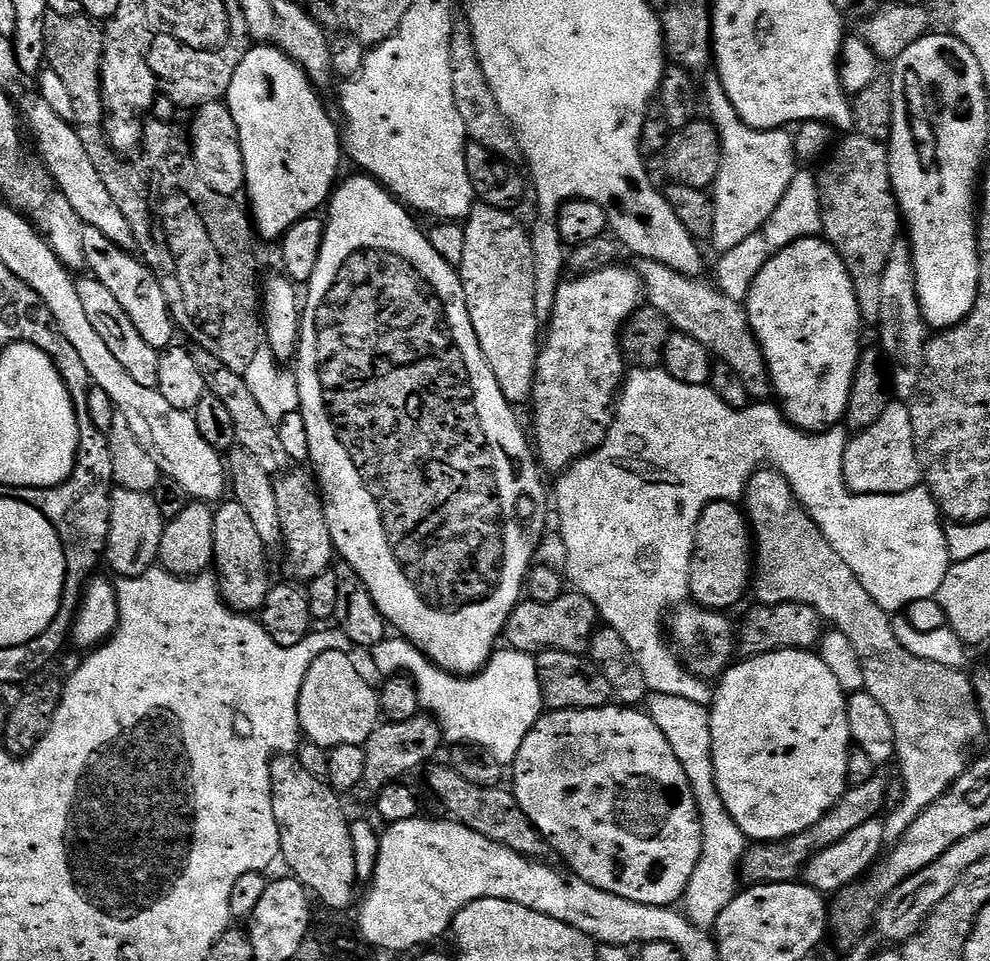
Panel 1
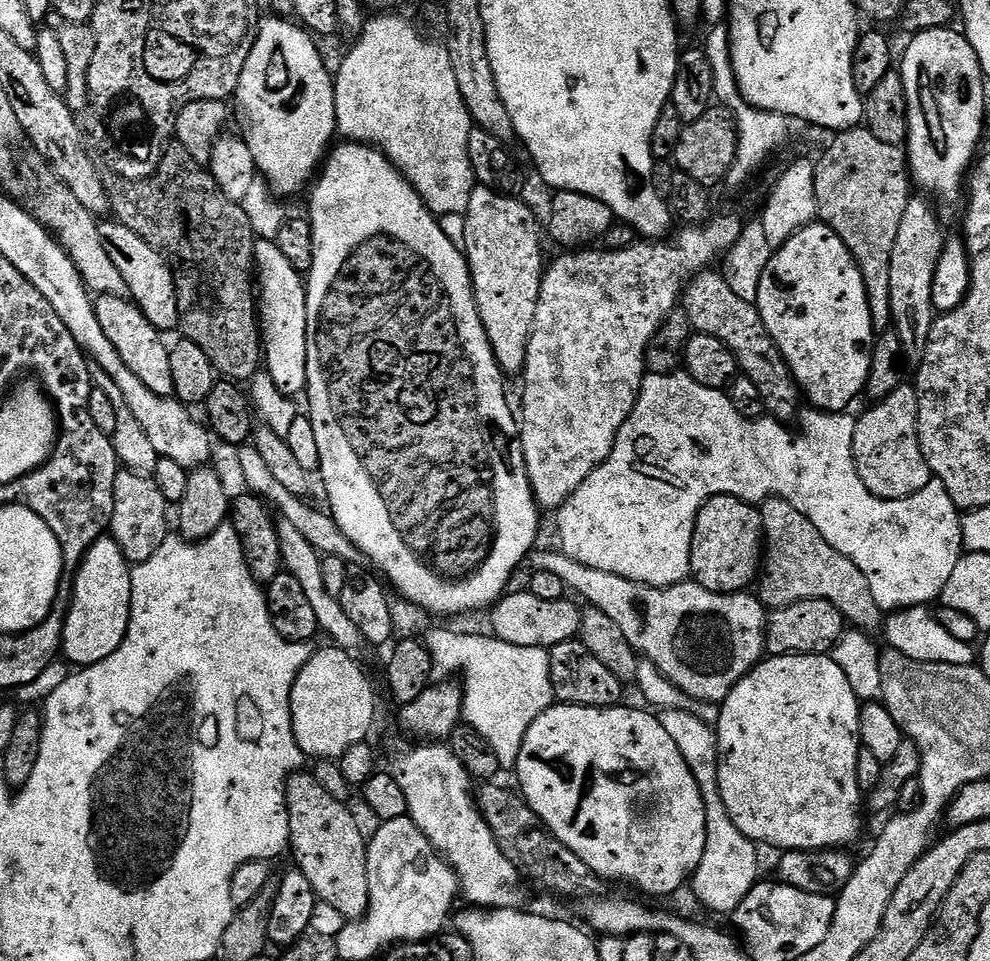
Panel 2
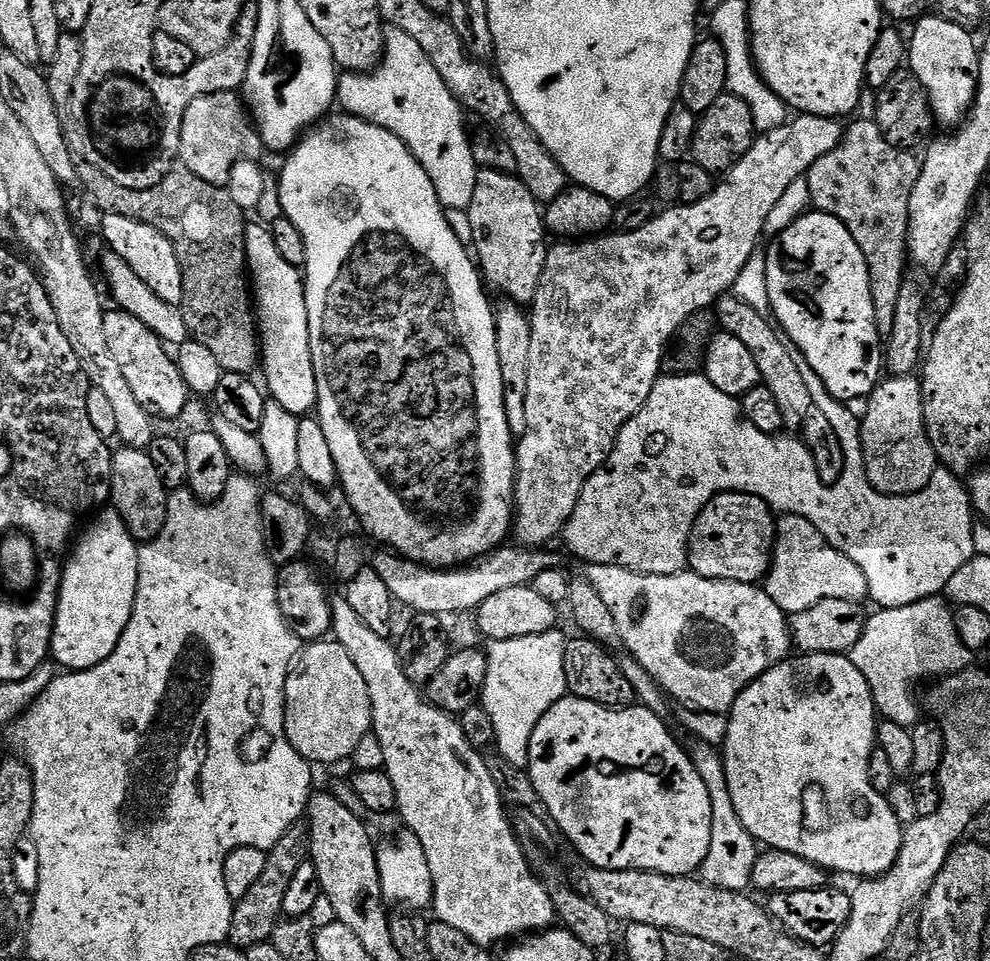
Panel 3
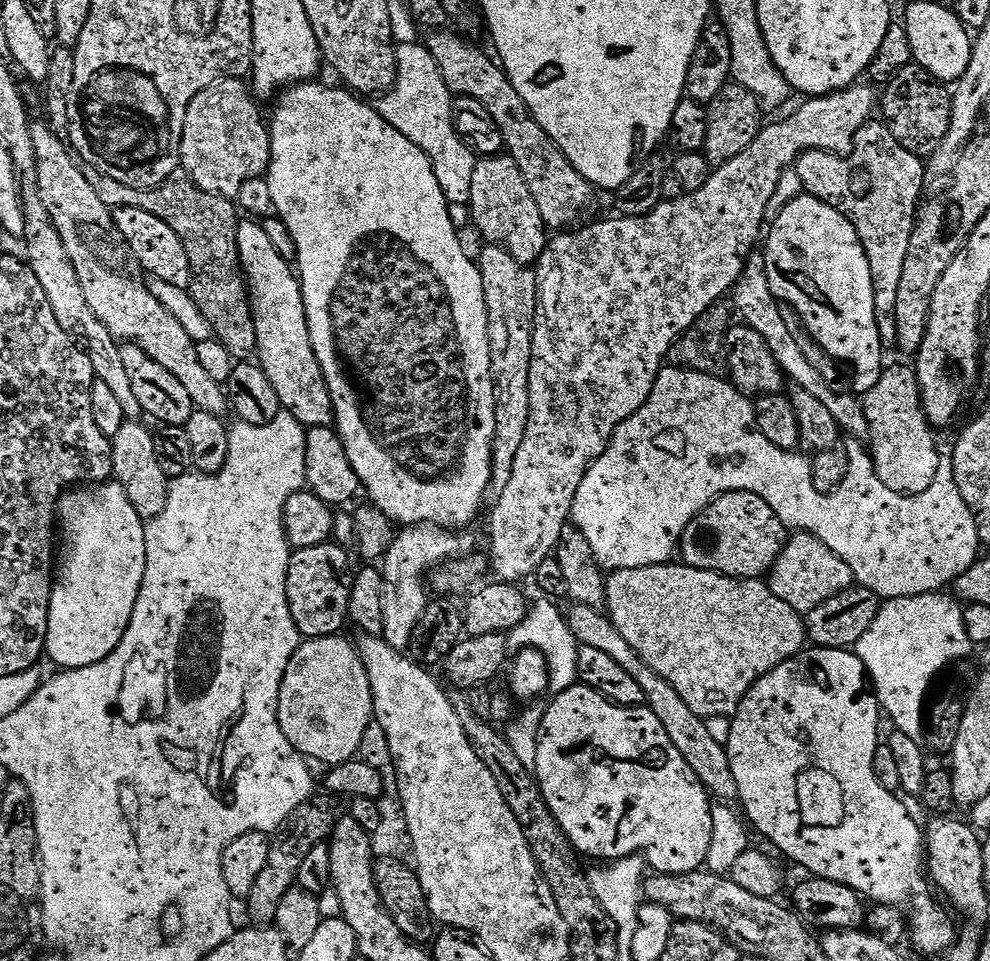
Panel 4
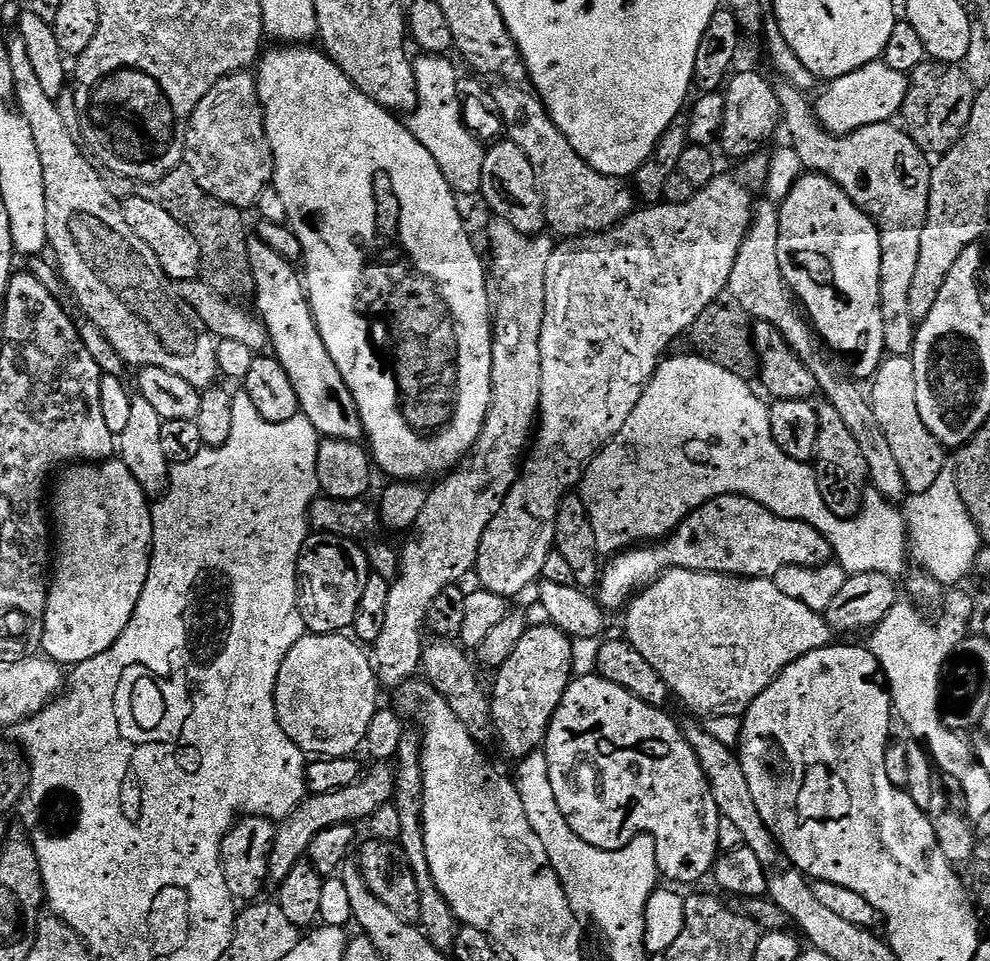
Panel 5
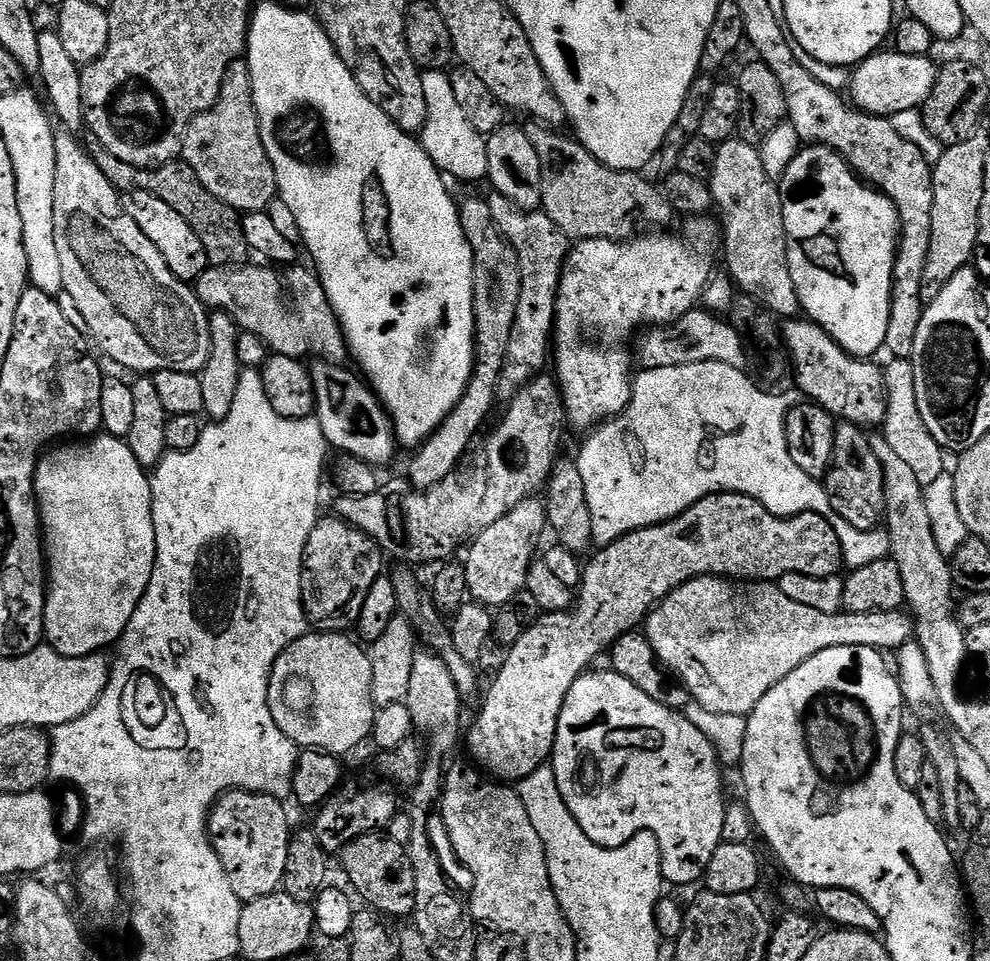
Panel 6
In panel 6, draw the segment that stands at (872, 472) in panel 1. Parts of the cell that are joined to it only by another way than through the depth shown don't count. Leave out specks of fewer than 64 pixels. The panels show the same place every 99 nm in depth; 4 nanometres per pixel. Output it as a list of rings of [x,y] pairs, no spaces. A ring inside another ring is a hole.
[[[893,359],[892,365],[884,368],[884,384],[888,387],[888,409],[882,425],[882,435],[886,442],[899,454],[914,470],[918,482],[925,486],[938,482],[940,476],[945,475],[945,449],[932,437],[930,430],[926,430],[926,422],[922,422],[922,414],[918,414],[918,394],[914,394],[914,370],[911,360]]]

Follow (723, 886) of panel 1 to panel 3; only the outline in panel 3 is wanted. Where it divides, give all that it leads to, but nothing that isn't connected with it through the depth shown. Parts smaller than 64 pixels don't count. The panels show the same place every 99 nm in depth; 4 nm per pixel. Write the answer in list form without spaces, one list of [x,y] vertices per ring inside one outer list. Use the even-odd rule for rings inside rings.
[[[699,742],[693,743],[693,748],[690,748],[690,755],[692,757],[692,764],[698,770],[698,774],[702,778],[702,782],[706,782],[706,790],[710,790],[710,814],[712,815],[712,821],[710,822],[710,850],[706,850],[706,858],[702,862],[700,871],[698,873],[699,879],[710,886],[718,886],[722,890],[730,890],[731,892],[744,892],[752,883],[752,870],[754,868],[754,862],[758,855],[758,841],[752,837],[750,830],[746,830],[746,826],[742,826],[742,818],[738,818],[738,810],[734,810],[734,802],[730,799],[730,790],[726,786],[726,774],[724,773],[724,758],[723,755],[713,745],[702,744]]]

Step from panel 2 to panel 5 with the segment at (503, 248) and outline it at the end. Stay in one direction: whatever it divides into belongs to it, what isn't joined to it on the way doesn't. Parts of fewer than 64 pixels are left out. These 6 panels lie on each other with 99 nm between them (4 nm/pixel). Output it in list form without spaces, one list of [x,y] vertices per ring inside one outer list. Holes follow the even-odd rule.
[[[501,139],[485,151],[479,195],[484,196],[491,215],[497,220],[510,222],[514,230],[527,236],[539,236],[545,231],[544,199],[534,178],[534,166],[530,166],[530,158],[522,154],[514,141]]]

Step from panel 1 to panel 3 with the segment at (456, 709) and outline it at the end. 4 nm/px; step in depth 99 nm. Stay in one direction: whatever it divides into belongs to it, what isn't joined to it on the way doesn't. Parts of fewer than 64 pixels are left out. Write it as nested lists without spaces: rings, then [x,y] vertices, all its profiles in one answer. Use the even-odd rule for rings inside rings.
[[[560,630],[530,634],[526,638],[494,640],[487,645],[488,665],[482,707],[494,722],[496,735],[495,751],[510,766],[527,769],[530,754],[530,738],[538,722],[550,710],[569,695],[566,686],[566,666],[564,665],[564,645],[566,636]]]

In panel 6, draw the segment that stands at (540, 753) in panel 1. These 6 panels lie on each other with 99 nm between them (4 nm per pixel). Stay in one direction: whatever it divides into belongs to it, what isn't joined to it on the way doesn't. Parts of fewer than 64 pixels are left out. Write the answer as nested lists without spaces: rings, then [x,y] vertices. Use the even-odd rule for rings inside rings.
[[[596,671],[585,672],[574,682],[574,686],[570,686],[570,690],[566,694],[566,702],[562,706],[562,714],[558,714],[558,730],[556,731],[550,757],[550,766],[556,775],[558,790],[566,802],[570,814],[574,814],[578,826],[582,826],[582,830],[586,834],[586,838],[590,838],[590,842],[594,842],[603,848],[617,848],[626,842],[630,842],[630,838],[640,832],[652,832],[658,838],[660,865],[665,881],[669,885],[699,885],[703,881],[706,866],[710,866],[710,858],[714,858],[714,850],[722,843],[724,838],[722,826],[724,825],[726,799],[724,800],[724,776],[720,773],[722,765],[719,754],[711,741],[702,734],[702,730],[698,730],[698,726],[694,726],[685,718],[683,711],[667,708],[658,702],[654,702],[654,698],[642,694],[642,690],[638,690],[638,686],[634,686],[634,682],[622,678],[614,671]]]

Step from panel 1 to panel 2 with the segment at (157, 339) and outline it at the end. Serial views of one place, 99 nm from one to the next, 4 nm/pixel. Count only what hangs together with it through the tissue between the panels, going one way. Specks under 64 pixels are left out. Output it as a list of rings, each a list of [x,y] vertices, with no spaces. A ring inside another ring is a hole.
[[[108,218],[100,224],[102,247],[107,257],[114,264],[118,274],[122,274],[122,282],[126,284],[126,293],[133,304],[142,310],[142,314],[162,334],[179,329],[180,311],[176,297],[176,278],[169,261],[154,250],[148,242],[138,238],[134,230],[115,219]]]

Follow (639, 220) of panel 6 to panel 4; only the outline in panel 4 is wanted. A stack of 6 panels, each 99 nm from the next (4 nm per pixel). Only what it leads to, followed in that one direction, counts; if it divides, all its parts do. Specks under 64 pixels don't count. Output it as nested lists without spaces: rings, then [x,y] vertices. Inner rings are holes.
[[[432,30],[427,33],[428,40],[426,39],[426,46],[430,54],[434,54],[434,62],[438,62],[438,70],[446,82],[448,91],[453,97],[480,100],[482,106],[486,106],[486,114],[490,114],[498,130],[502,130],[507,155],[512,157],[518,170],[522,170],[522,178],[526,178],[526,187],[534,197],[538,214],[542,214],[545,228],[571,229],[577,223],[575,220],[579,218],[580,212],[586,211],[592,204],[592,183],[582,178],[578,170],[574,170],[564,151],[548,137],[542,126],[538,126],[526,102],[522,102],[522,94],[514,90],[503,67],[491,55],[488,57],[482,49],[467,44],[463,35],[453,32]]]

